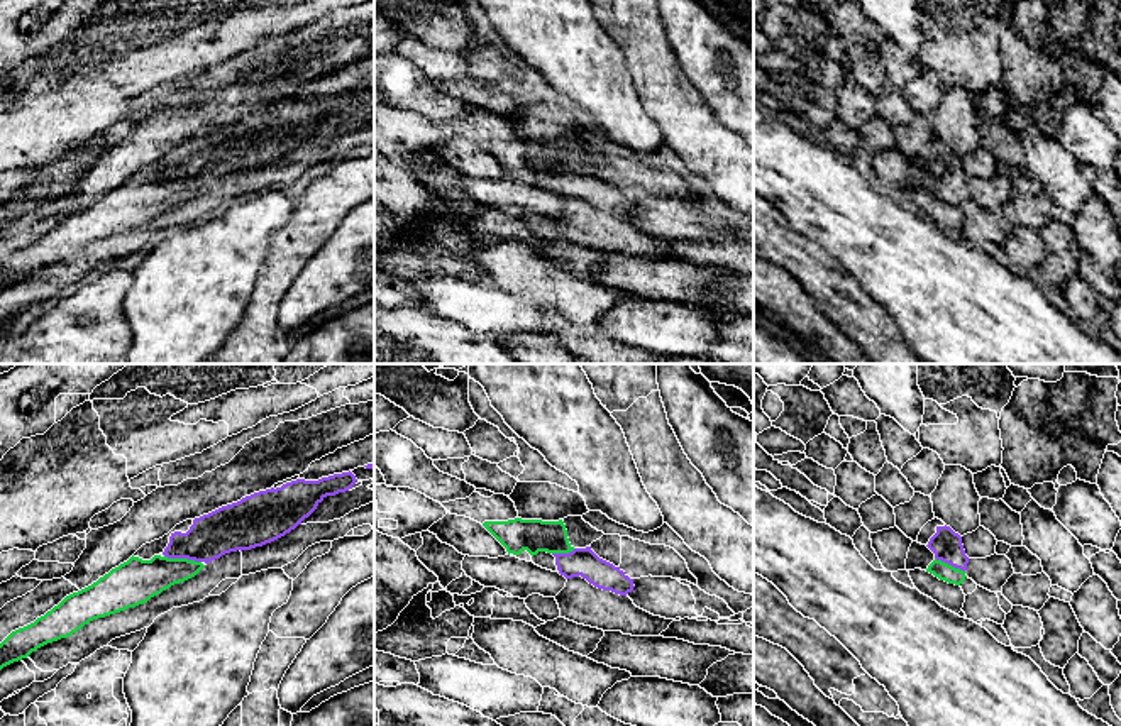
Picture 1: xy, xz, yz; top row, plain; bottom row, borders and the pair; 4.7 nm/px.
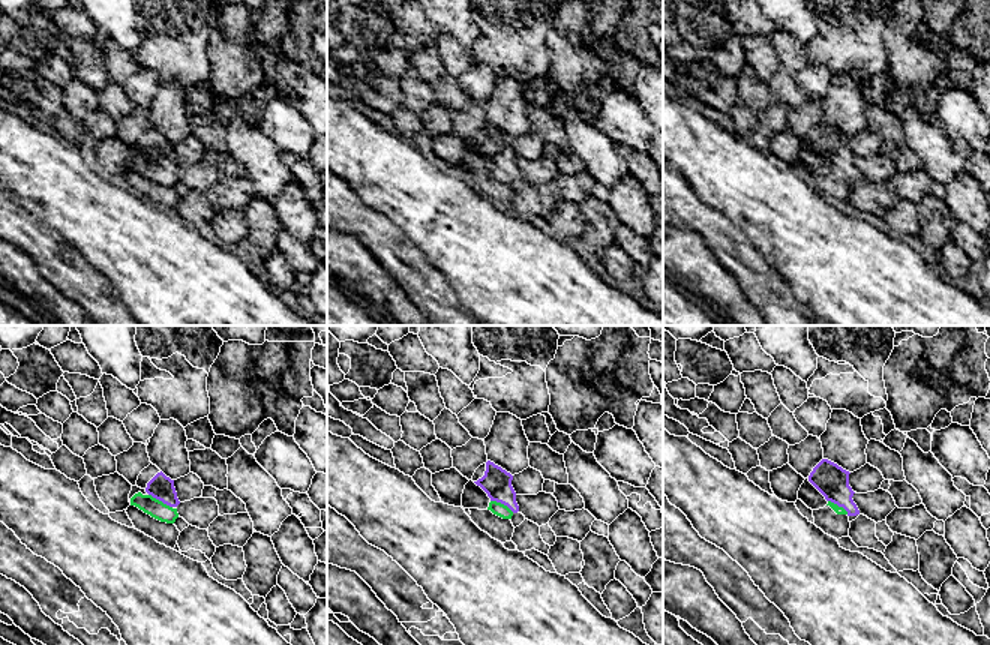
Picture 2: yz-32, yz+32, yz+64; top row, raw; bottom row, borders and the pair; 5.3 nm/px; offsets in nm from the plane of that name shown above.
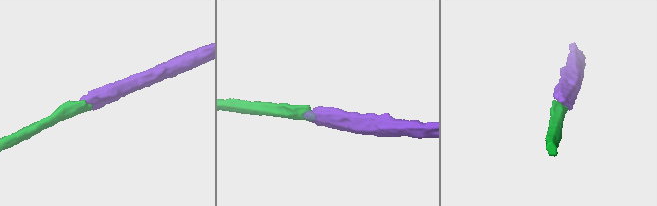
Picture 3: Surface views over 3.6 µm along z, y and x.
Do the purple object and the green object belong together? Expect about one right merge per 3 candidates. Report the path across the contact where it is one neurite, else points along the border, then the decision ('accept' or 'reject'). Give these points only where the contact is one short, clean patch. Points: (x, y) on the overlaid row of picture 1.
across xy (227, 528), (195, 545), (183, 557), (171, 569), (138, 581) | accept

